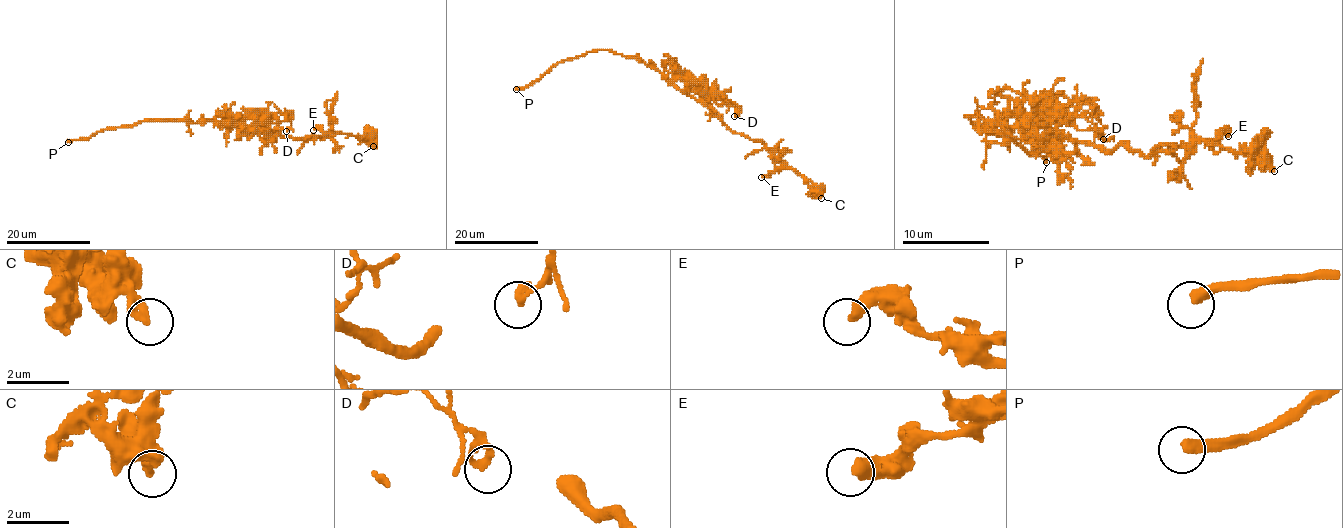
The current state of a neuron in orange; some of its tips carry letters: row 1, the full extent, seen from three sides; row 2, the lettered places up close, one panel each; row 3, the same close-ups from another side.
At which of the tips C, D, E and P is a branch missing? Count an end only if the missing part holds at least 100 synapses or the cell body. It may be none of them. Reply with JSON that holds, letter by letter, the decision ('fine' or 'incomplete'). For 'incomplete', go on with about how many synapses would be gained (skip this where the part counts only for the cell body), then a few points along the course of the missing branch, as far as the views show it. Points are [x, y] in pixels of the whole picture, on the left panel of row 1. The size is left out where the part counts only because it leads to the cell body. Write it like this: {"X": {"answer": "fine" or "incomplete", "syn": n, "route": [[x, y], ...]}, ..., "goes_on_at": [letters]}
{"C": {"answer": "fine"}, "D": {"answer": "fine"}, "E": {"answer": "fine"}, "P": {"answer": "incomplete"}, "goes_on_at": ["P"]}

